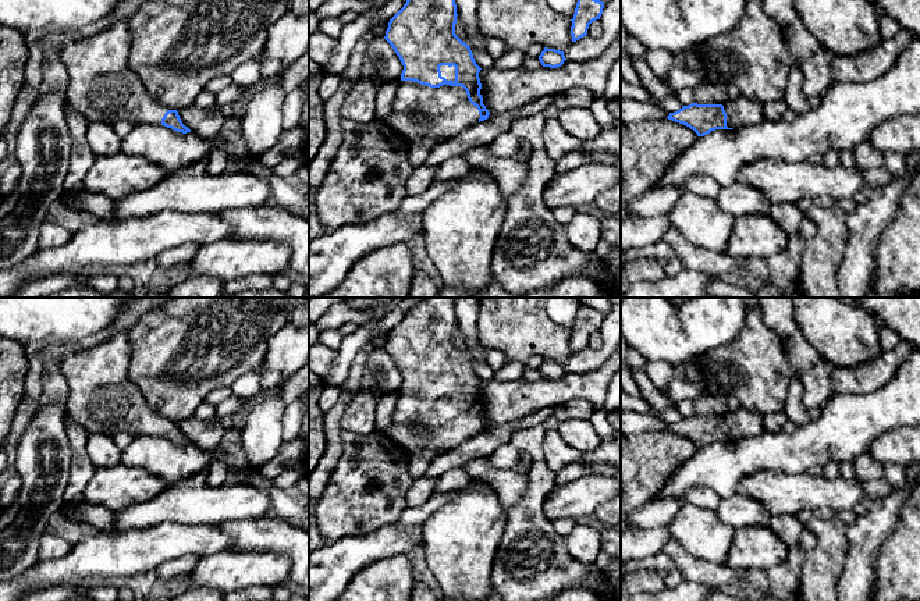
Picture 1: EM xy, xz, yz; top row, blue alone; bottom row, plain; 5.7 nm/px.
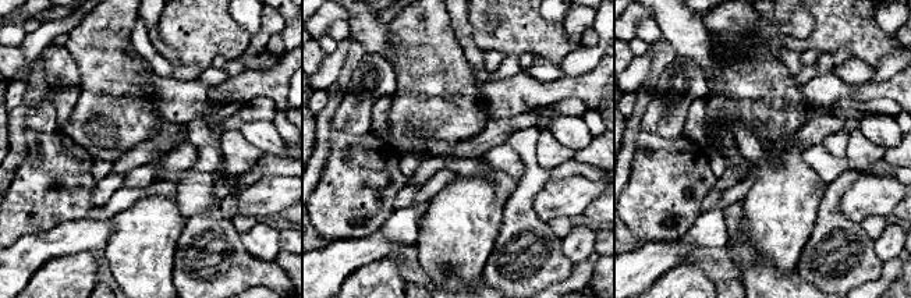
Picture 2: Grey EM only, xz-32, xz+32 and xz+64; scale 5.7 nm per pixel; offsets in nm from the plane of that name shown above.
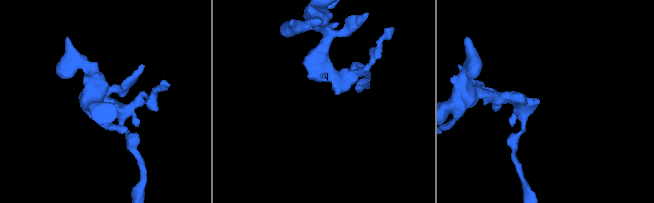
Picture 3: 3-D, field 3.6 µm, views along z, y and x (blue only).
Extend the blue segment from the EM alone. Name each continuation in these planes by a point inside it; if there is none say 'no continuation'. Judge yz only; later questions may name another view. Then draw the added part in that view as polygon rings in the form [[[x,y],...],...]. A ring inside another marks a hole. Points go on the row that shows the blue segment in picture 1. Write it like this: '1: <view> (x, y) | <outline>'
1: yz (742, 111) | [[[739,96],[738,99],[728,102],[722,106],[727,113],[728,128],[735,129],[746,125],[754,125],[760,124],[764,120],[764,103],[756,99]]]

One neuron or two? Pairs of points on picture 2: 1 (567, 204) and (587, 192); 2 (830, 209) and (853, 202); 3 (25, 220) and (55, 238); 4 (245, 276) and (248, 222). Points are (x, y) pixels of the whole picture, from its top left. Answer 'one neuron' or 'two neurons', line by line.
1: one neuron
2: two neurons
3: two neurons
4: two neurons

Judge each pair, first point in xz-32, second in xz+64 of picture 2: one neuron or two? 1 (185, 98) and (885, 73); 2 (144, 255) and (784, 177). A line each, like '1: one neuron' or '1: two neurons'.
1: two neurons
2: one neuron

